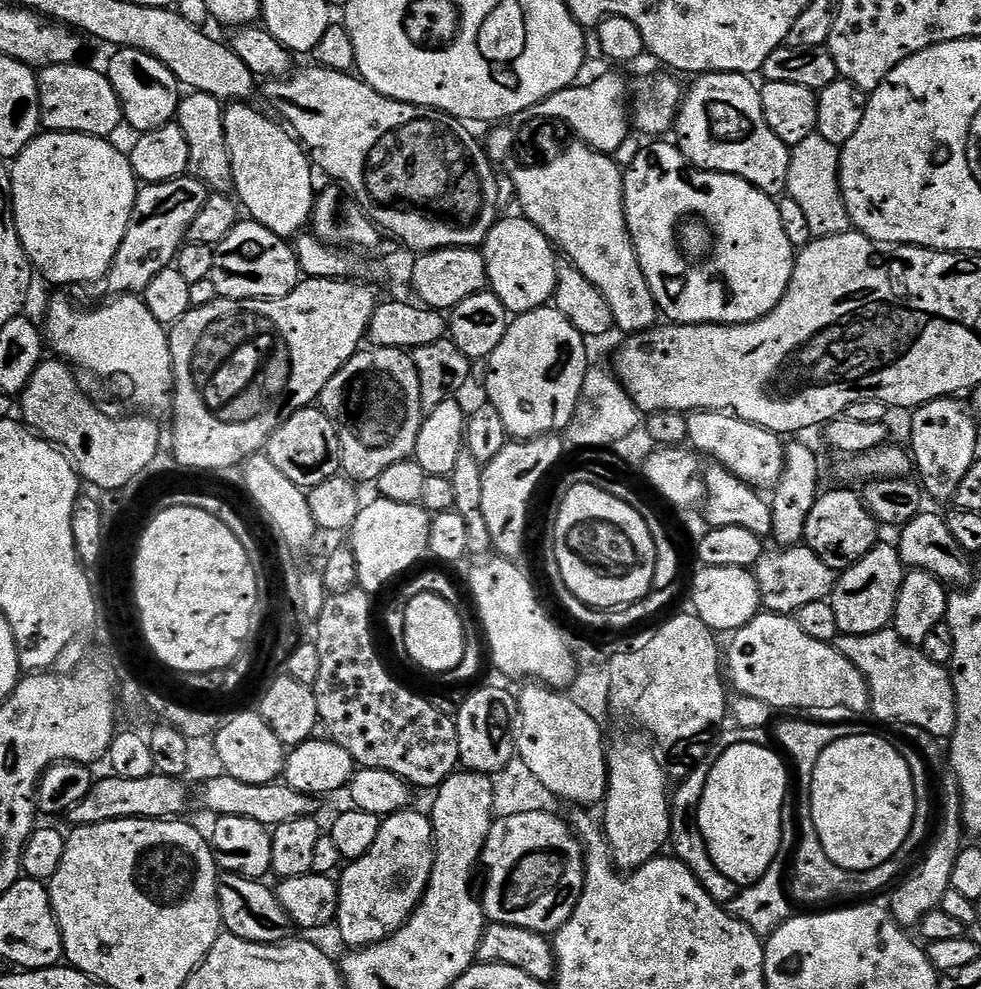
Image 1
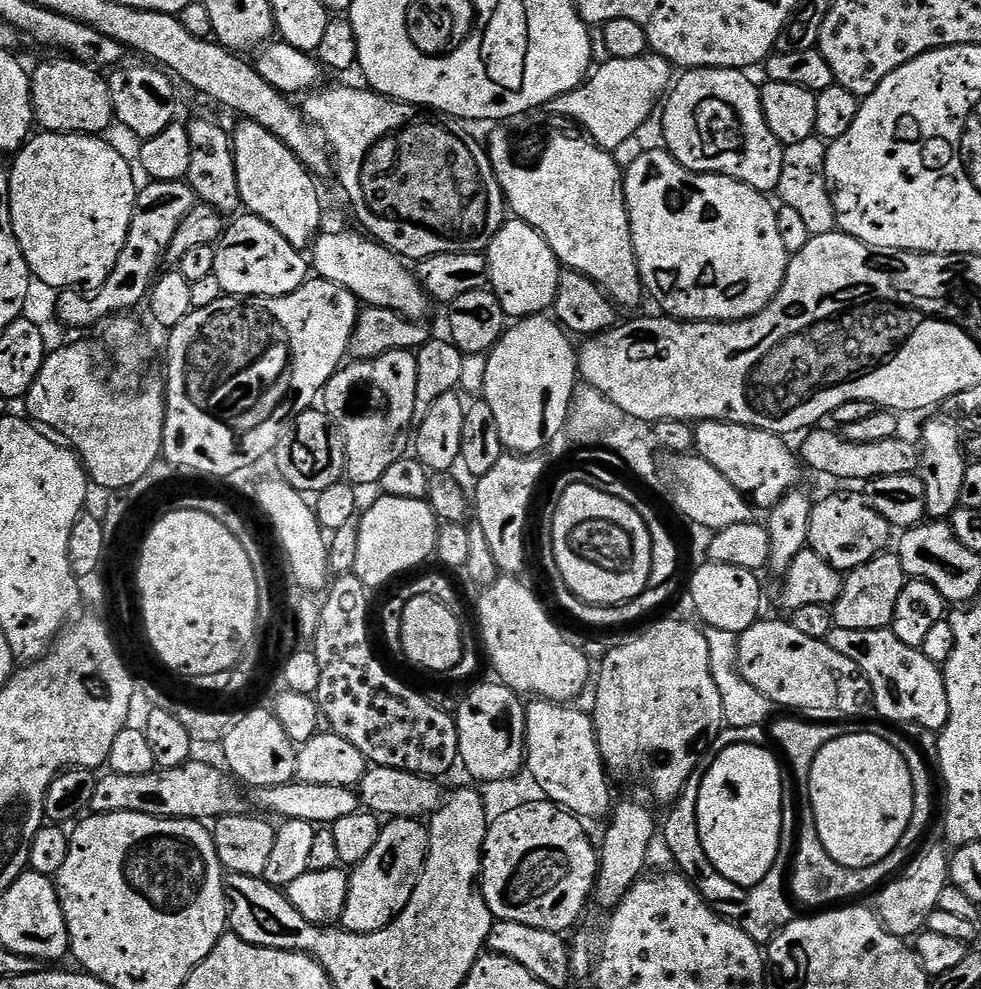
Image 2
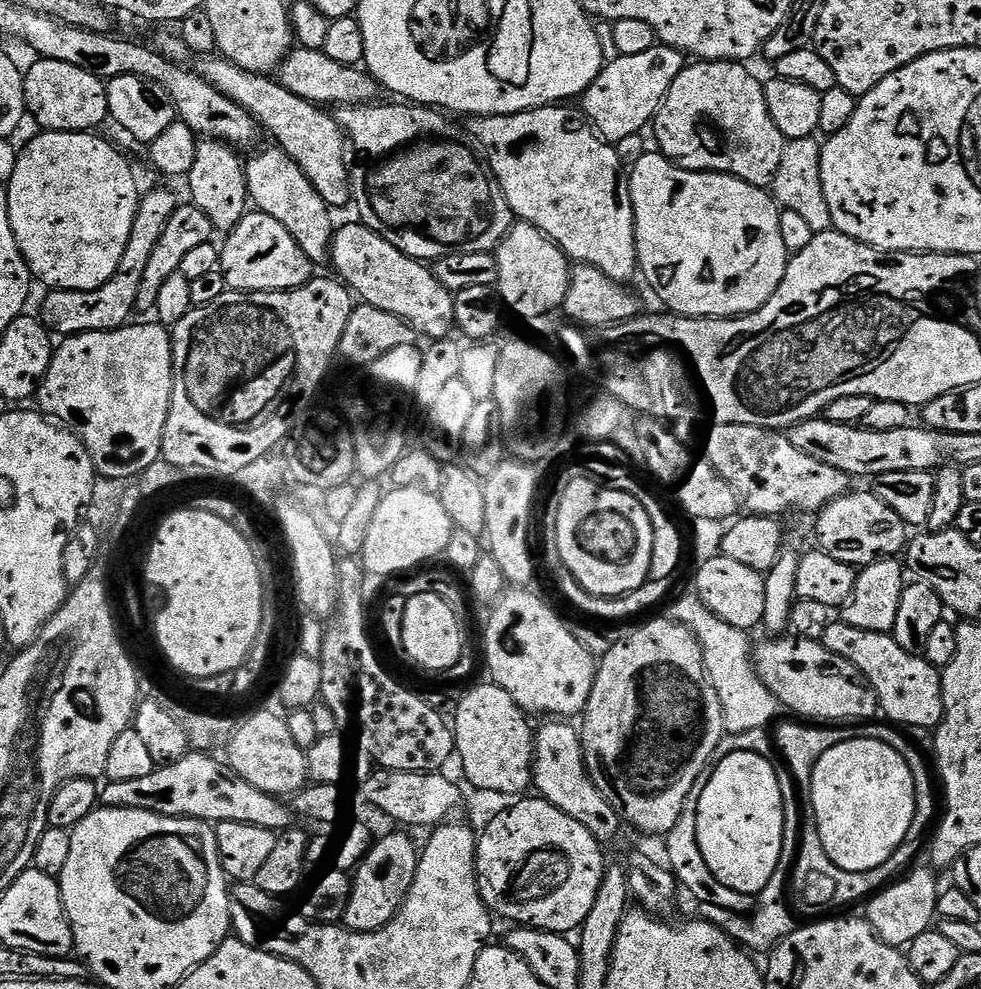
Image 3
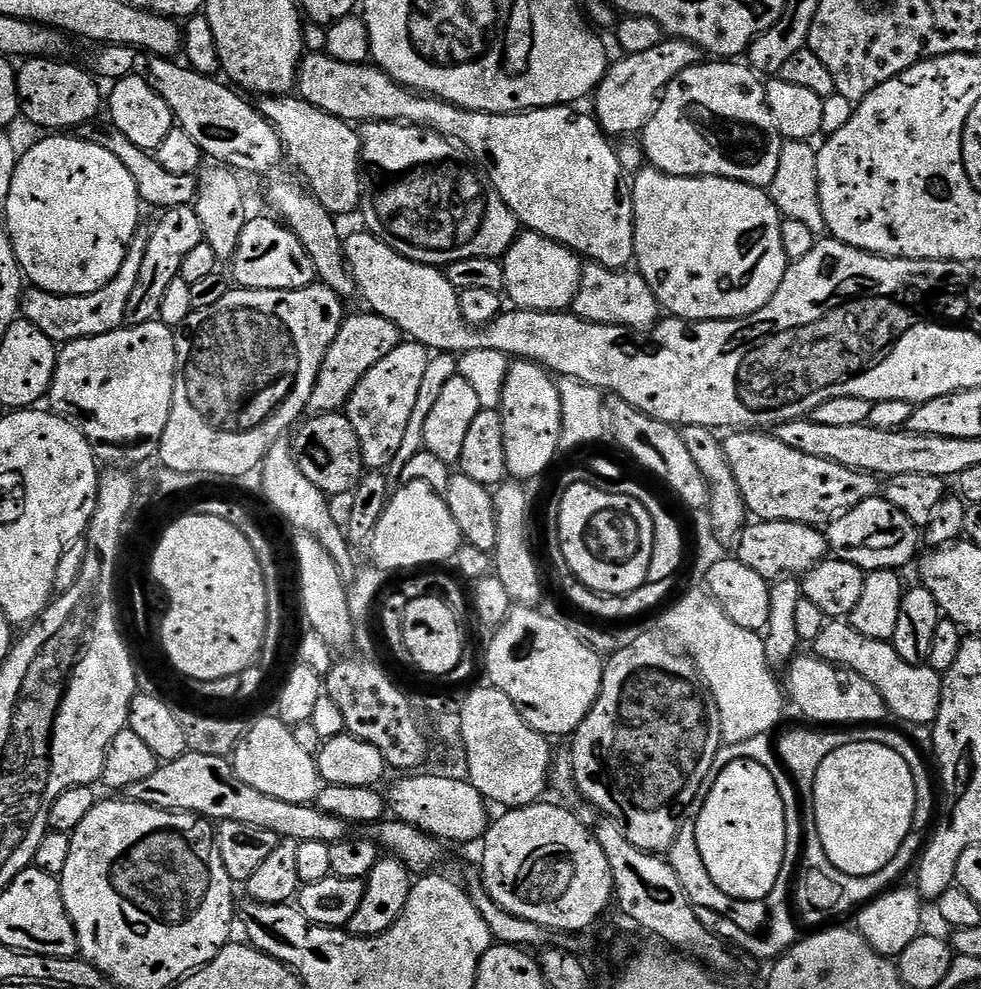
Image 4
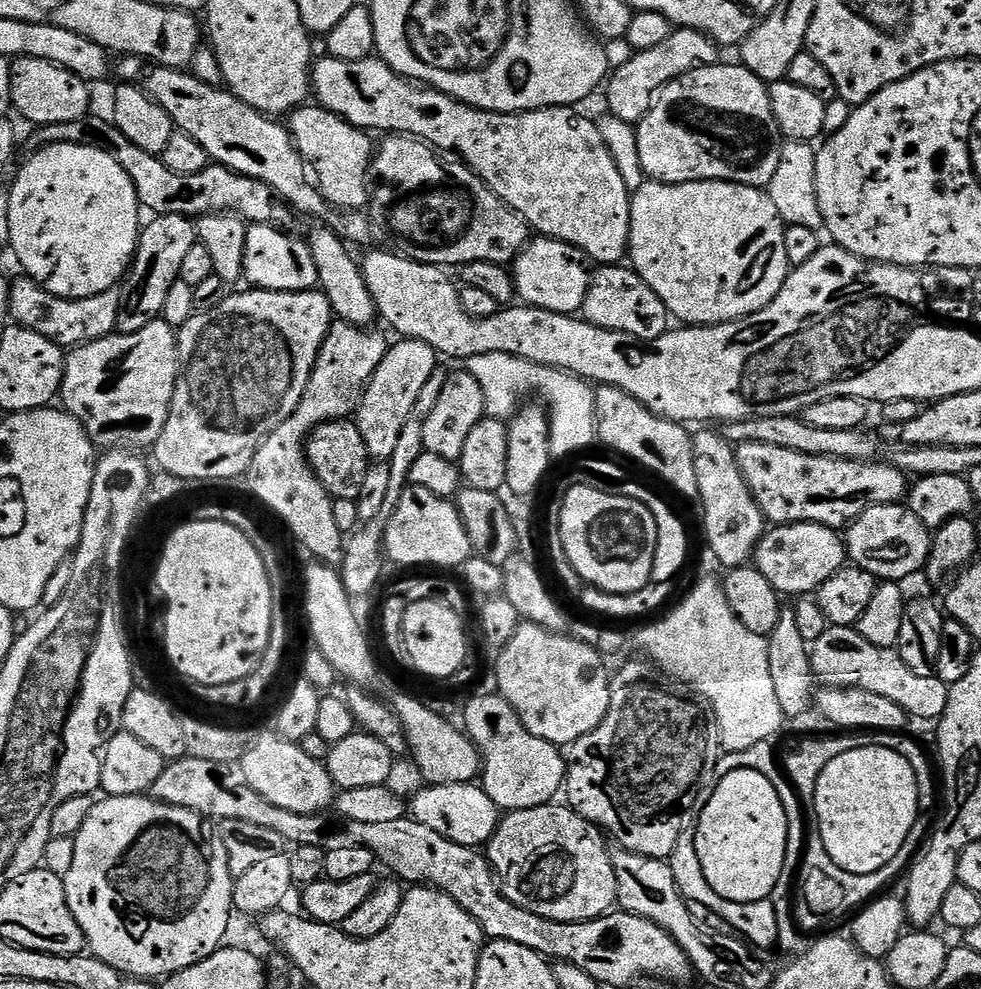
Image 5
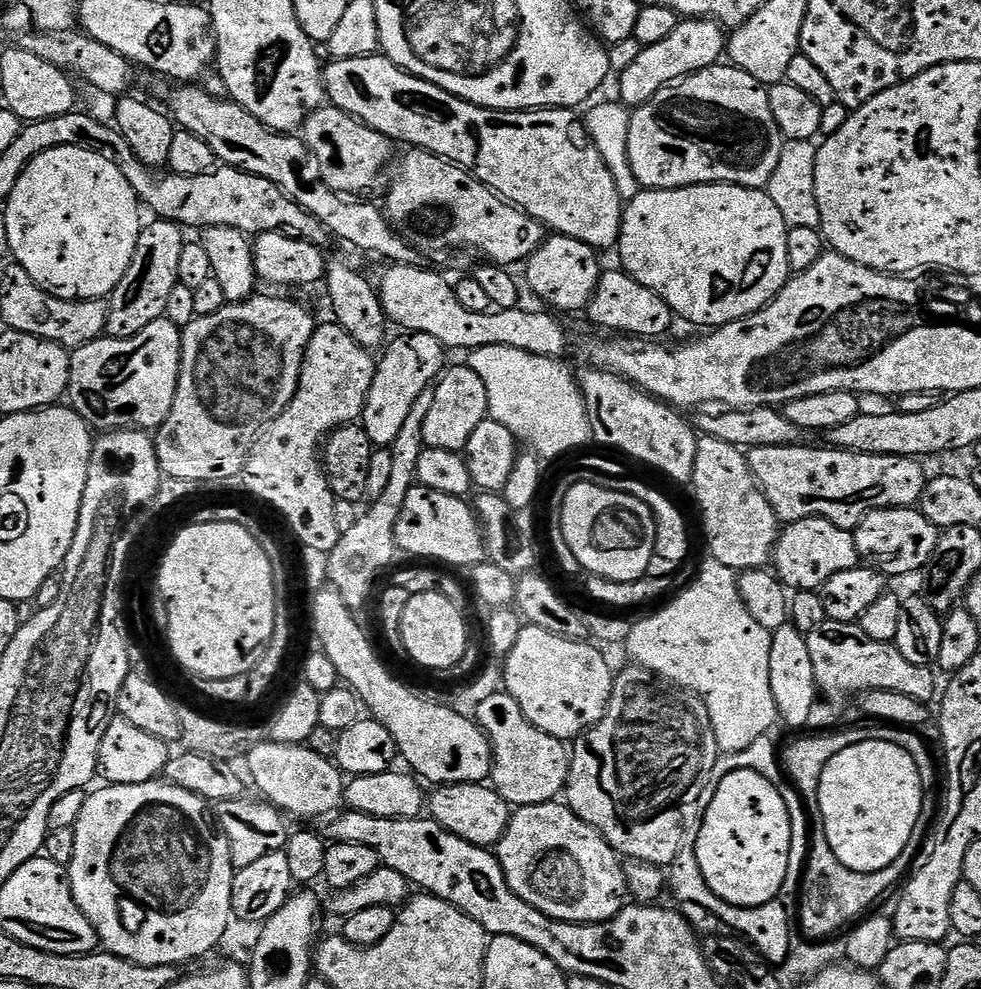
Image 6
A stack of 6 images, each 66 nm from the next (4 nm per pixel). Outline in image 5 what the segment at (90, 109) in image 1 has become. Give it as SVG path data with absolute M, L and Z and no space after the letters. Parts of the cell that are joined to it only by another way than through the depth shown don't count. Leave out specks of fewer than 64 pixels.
M25 56L15 57L11 61L11 66L10 94L13 109L17 113L20 111L32 123L32 126L74 122L74 118L89 115L89 85L82 78L70 74L70 70L54 62L46 62L42 58L26 58Z

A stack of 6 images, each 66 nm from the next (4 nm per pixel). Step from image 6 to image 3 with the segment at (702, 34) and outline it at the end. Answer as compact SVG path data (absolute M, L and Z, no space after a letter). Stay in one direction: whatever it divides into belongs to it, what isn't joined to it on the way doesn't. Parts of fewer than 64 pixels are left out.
M657 43L642 54L619 56L616 61L605 63L604 69L584 92L582 111L600 139L613 146L636 136L644 127L655 121L660 104L666 98L674 78L686 67L684 53L670 46Z

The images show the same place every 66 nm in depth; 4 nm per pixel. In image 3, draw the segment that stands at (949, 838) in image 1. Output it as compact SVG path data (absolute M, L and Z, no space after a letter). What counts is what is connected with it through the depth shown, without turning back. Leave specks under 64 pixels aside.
M928 866L915 868L913 867L903 878L889 883L867 901L868 925L876 931L879 940L886 942L892 948L907 949L908 945L914 942L914 938L929 931L937 919L936 903L941 894L941 889L936 888L937 873Z

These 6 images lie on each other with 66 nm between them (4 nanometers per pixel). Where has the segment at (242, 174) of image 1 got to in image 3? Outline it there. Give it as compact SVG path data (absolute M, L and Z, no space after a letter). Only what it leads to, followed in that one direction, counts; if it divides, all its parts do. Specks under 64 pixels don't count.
M269 146L265 152L258 153L252 161L249 159L244 173L248 183L249 201L259 211L270 214L274 222L282 222L290 238L294 238L294 242L302 246L302 254L306 254L306 258L310 258L313 265L327 265L334 235L333 213L328 203L318 194L318 190L310 186L310 178L306 178L299 166L283 150L275 146Z

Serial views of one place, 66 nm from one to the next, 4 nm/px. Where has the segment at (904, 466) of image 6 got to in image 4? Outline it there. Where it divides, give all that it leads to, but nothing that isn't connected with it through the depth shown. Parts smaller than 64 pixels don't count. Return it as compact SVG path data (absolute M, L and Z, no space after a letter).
M736 430L725 435L722 443L726 462L730 464L734 482L738 482L738 490L744 499L744 507L751 515L753 512L756 520L785 520L824 526L835 520L840 513L849 512L878 492L878 480L873 473L838 466L838 462L830 462L826 458L810 458L810 454L790 450L790 446L778 442L776 435L764 430Z

